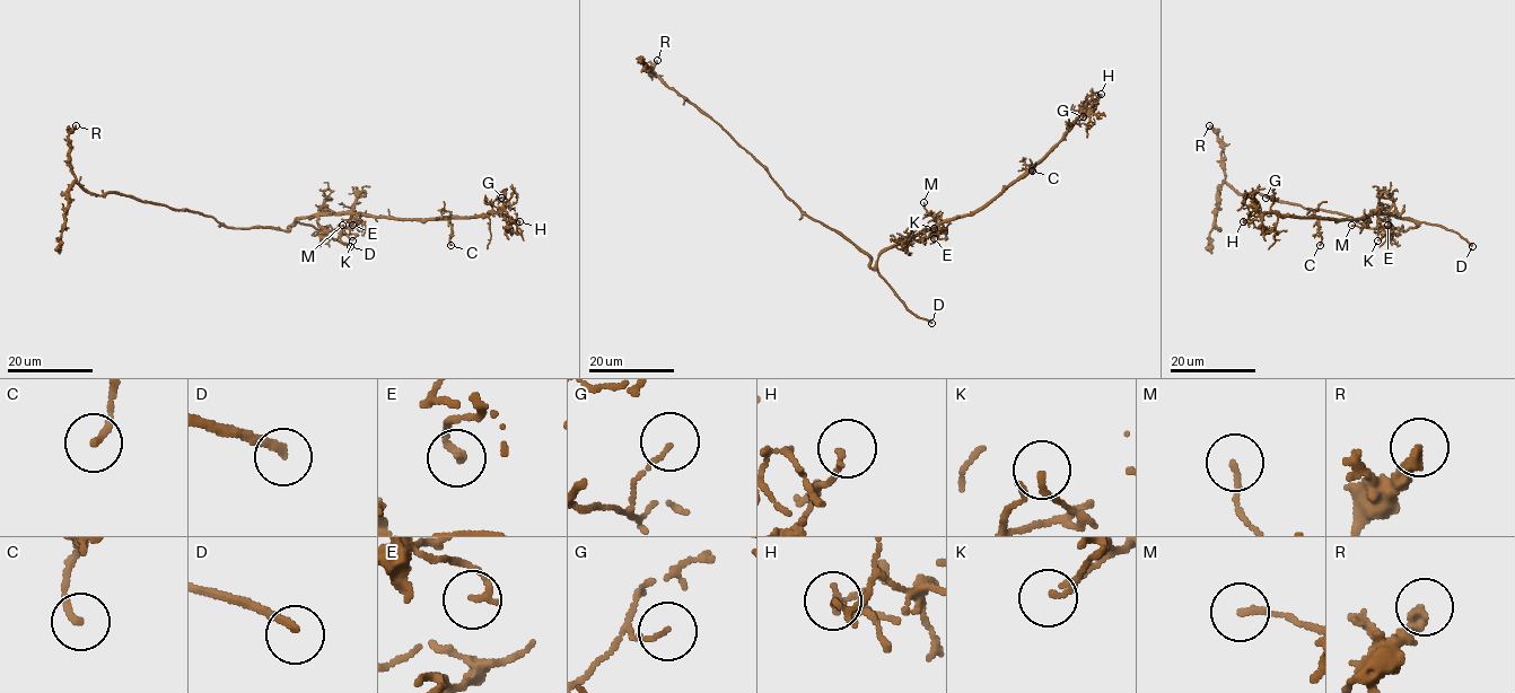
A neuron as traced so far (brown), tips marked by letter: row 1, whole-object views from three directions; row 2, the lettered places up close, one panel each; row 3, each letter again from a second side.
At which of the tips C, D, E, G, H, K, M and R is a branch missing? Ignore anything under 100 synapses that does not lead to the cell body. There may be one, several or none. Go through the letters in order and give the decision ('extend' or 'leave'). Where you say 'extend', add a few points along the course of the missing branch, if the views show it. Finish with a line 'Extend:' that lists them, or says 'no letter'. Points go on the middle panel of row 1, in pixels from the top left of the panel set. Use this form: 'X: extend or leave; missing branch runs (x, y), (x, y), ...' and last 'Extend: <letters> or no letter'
C: leave
D: extend; missing branch runs (931, 323), (946, 327), (984, 325), (1036, 287), (1033, 286)
E: leave
G: leave
H: leave
K: leave
M: leave
R: leave
Extend: D

